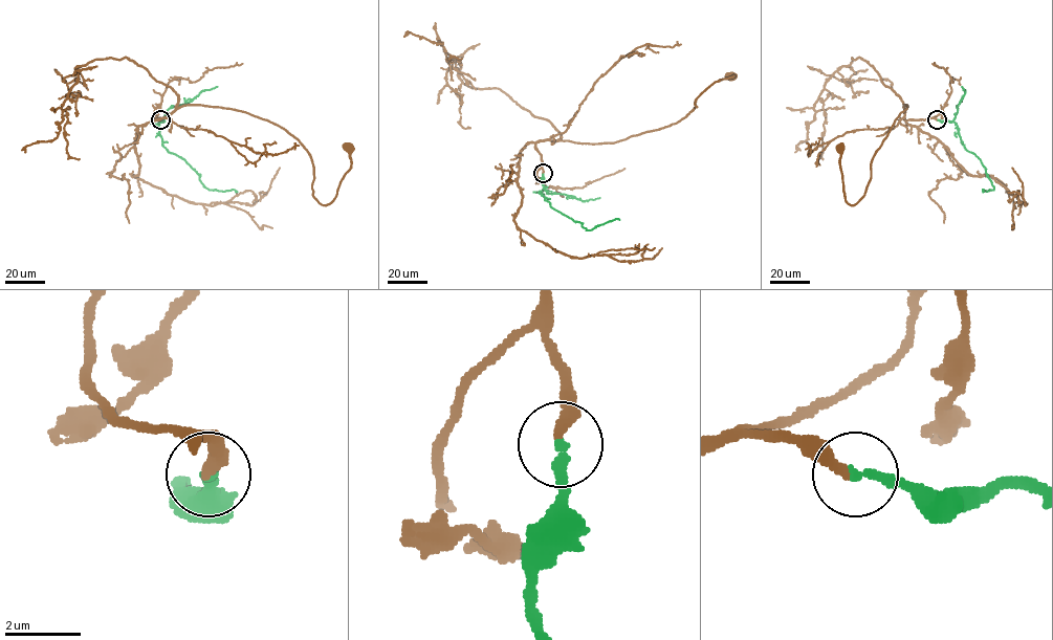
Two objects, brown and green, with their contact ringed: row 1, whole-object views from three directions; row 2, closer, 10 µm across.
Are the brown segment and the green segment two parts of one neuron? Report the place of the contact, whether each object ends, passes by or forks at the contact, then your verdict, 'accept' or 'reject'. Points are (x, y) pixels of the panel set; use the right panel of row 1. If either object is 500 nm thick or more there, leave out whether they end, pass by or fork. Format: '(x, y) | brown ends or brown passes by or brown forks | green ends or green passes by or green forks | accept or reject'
(937, 119) | brown ends | green ends | accept

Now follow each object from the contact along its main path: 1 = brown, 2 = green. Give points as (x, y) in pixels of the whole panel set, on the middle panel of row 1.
1: (543, 174), (535, 142), (615, 142), (660, 129), (678, 122), (697, 107), (696, 100), (704, 90), (731, 75)
2: (543, 174), (544, 189), (540, 193), (545, 199), (588, 229), (619, 220)

